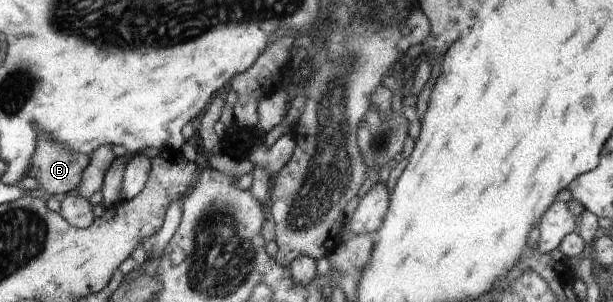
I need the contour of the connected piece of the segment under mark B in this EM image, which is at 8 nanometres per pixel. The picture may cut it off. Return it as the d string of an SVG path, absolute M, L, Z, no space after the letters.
M47 132L37 133L36 150L23 174L38 181L47 197L78 189L84 169L91 163L88 154L80 154L54 140Z

